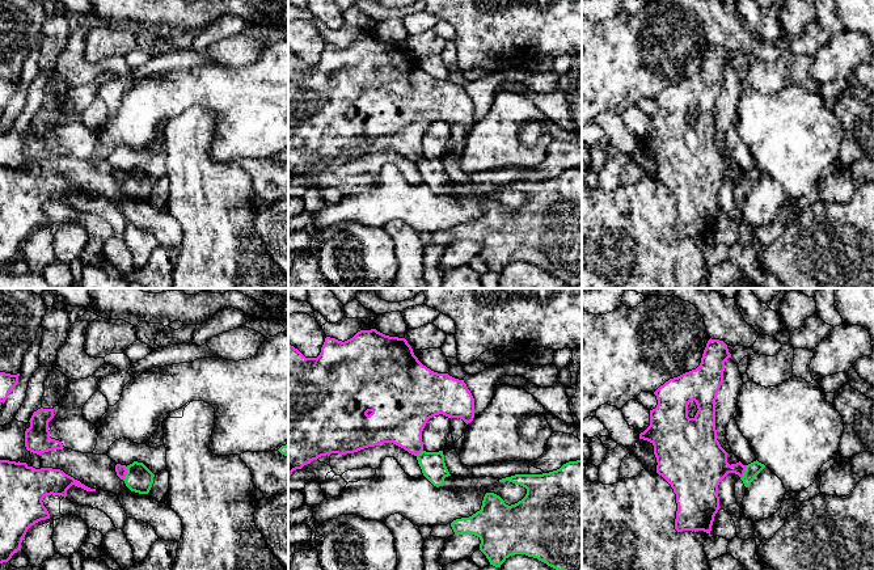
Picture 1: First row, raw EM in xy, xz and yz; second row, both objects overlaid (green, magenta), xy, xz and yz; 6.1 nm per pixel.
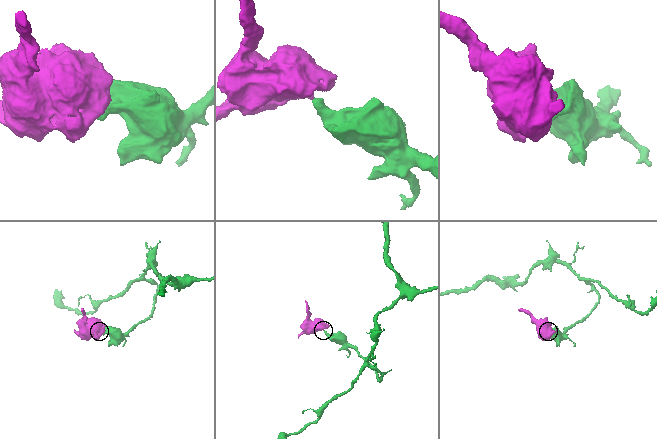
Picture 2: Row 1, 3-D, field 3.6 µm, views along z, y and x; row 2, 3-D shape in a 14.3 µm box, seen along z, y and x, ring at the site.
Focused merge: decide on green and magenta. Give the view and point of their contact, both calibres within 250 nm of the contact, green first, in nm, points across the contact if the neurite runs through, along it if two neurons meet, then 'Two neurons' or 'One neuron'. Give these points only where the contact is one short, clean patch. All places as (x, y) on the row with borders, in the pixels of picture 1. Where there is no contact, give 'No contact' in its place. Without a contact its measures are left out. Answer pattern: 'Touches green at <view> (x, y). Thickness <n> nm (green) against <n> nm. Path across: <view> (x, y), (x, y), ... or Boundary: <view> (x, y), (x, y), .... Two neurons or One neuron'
Touches green at yz (744, 472). Thickness 90 nm (green) against 280 nm. Boundary: yz (746, 465), (744, 474), (740, 478). Two neurons

